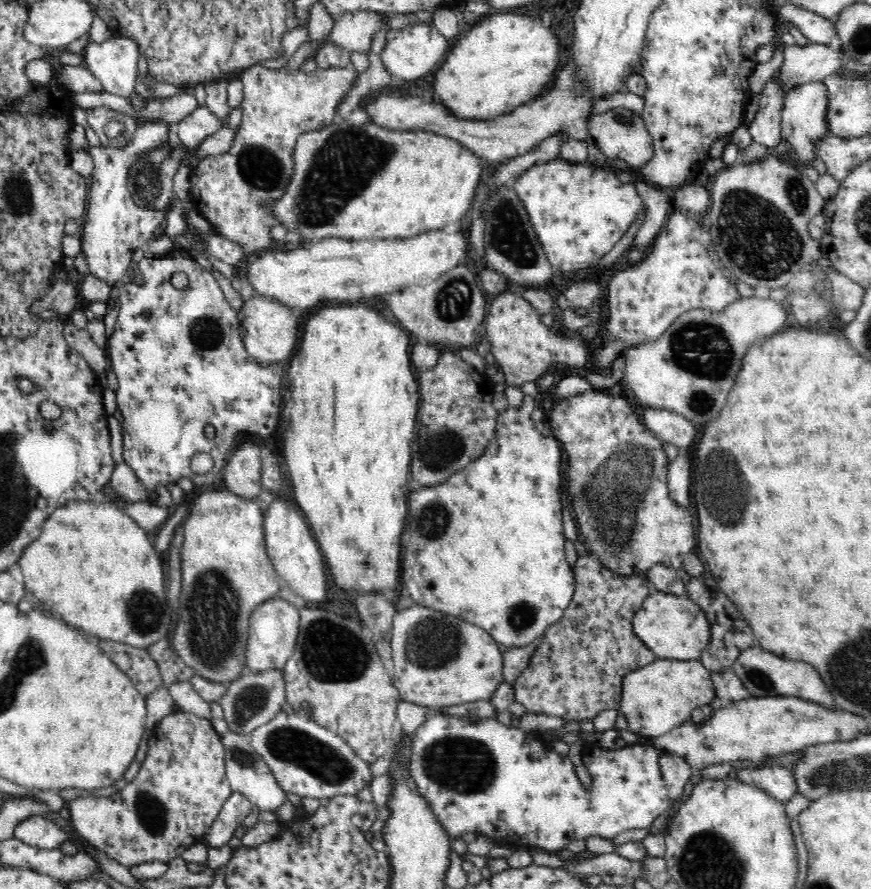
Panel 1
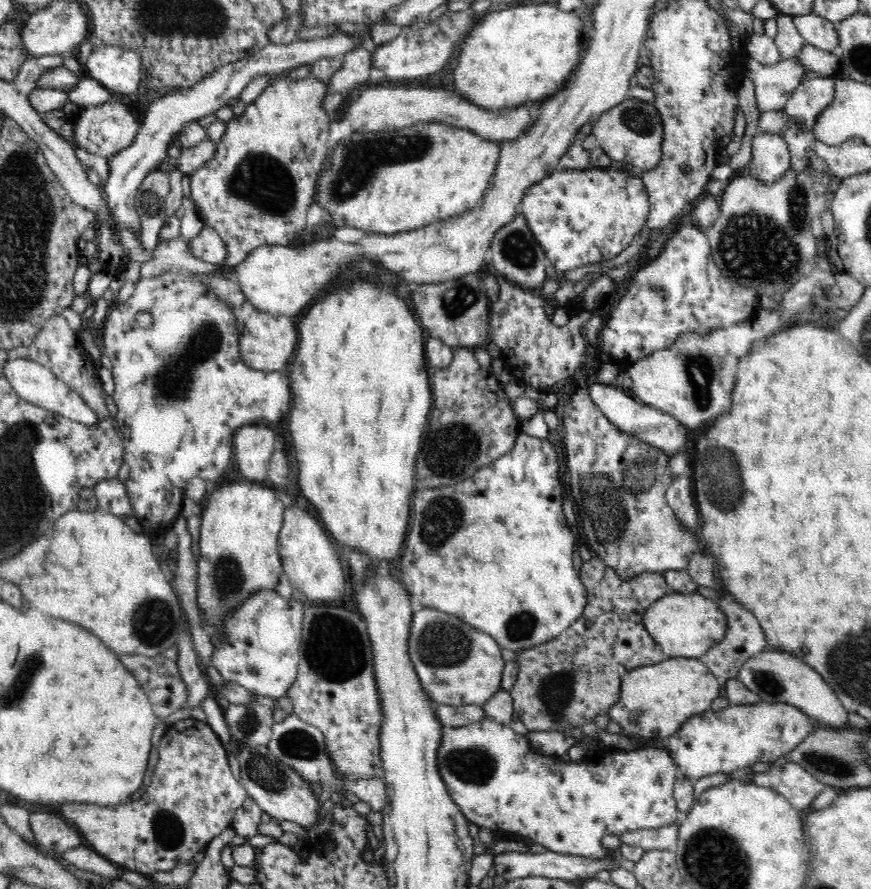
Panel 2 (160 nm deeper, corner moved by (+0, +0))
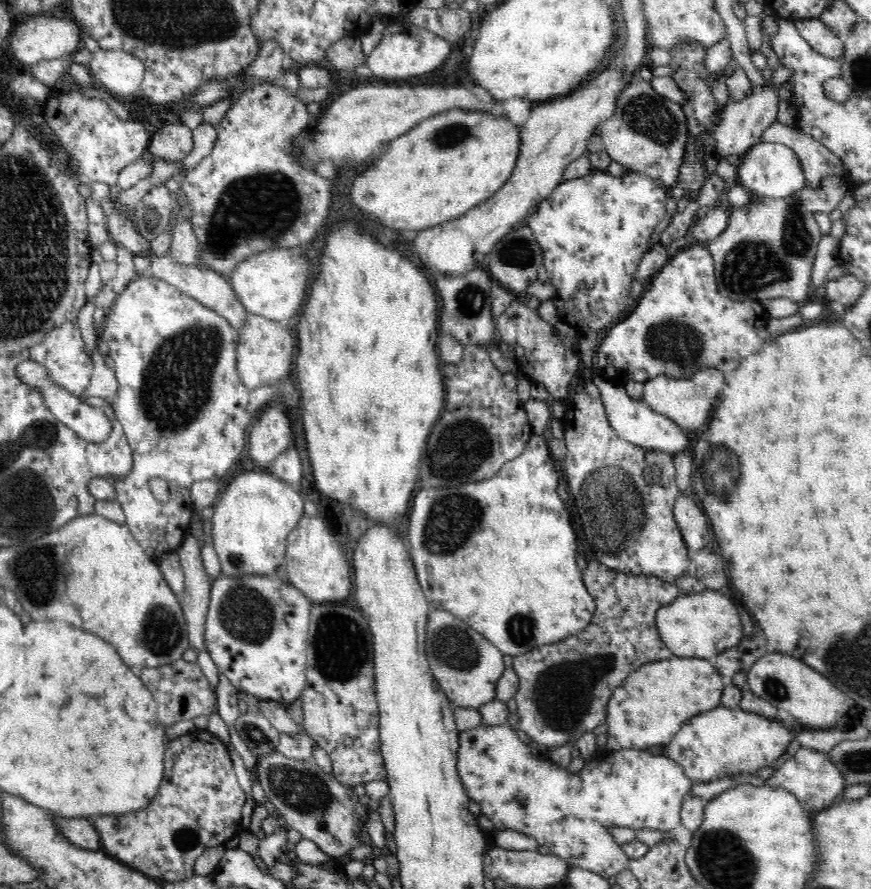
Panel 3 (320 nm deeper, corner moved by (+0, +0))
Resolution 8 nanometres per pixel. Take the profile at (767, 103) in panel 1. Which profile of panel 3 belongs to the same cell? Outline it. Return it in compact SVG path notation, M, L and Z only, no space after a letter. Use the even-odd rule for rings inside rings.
M760 143L752 146L748 152L741 156L741 163L737 169L740 185L757 196L767 198L788 198L794 192L806 186L806 177L796 153L782 144Z

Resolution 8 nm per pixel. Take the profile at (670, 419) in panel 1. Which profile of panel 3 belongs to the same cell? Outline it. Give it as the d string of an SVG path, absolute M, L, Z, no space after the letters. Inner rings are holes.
M580 333L577 339L576 350L579 351L584 365L591 370L591 378L594 384L600 389L600 397L602 399L602 405L606 409L606 416L620 438L650 451L664 452L671 455L688 446L688 438L686 438L686 434L688 433L680 428L676 422L654 412L643 400L632 399L628 395L625 386L612 384L611 381L608 381L597 370L592 368L592 353L597 344L595 340L586 338Z

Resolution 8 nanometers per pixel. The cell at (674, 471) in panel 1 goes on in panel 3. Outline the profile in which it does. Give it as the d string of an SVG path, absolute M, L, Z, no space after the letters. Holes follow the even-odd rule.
M680 492L676 499L673 514L688 552L692 556L710 544L712 530L708 517L704 515L701 506L694 502L692 493Z

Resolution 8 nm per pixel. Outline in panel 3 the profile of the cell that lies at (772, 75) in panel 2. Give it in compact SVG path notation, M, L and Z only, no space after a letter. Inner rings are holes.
M765 82L744 100L736 101L729 97L724 105L721 119L715 126L716 130L714 130L711 142L715 152L721 156L731 154L743 156L748 152L752 146L759 142L765 130L776 121L779 99L778 91L767 86Z

